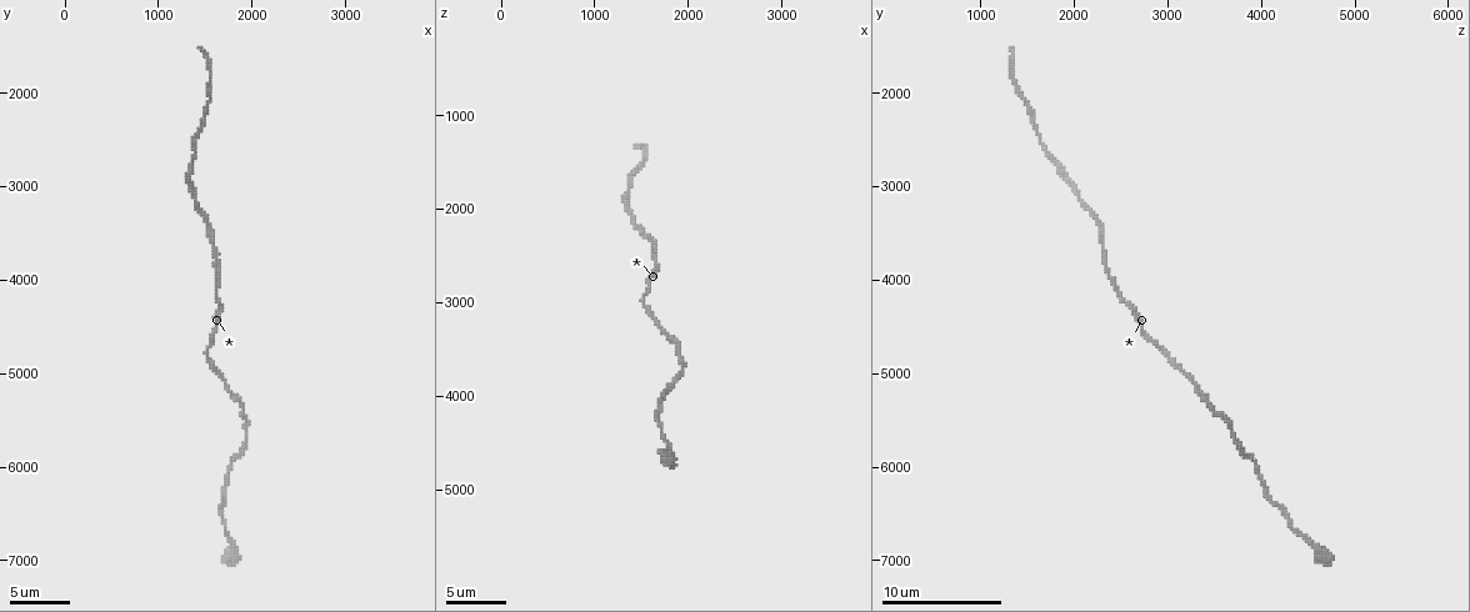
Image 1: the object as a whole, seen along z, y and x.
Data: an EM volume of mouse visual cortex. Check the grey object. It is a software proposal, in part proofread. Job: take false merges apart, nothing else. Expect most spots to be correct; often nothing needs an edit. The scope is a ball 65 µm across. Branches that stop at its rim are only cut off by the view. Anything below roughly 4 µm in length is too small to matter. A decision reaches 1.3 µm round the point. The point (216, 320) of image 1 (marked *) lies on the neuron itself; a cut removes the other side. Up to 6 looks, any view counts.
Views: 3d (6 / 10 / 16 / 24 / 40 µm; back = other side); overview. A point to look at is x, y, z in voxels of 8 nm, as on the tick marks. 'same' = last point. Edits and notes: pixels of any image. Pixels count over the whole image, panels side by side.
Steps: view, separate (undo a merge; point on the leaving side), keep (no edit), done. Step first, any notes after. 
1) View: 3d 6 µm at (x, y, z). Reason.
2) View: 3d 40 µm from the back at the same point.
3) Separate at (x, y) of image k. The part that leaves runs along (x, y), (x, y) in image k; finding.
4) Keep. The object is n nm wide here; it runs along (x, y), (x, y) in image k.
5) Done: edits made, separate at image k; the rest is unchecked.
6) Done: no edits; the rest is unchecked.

View: 3d 6 µm at (1600, 3650, 2300). Calibre changes.

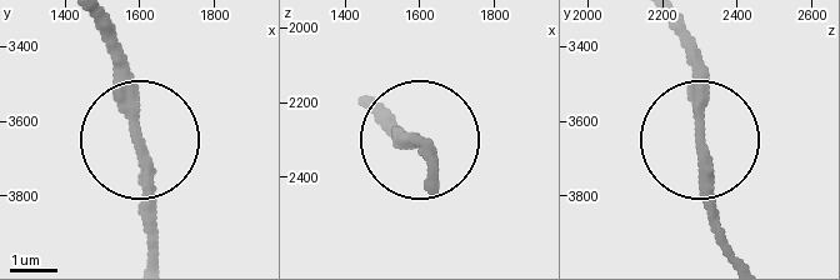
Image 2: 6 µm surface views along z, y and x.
Keep. The object is 240 nm wide here; it runs along (146, 250), (135, 84), (115, 40) in image 2; continuous, no second neuron.

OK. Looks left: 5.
View: 3d 10 µm at (1950, 5650, 3700). A narrow waist.

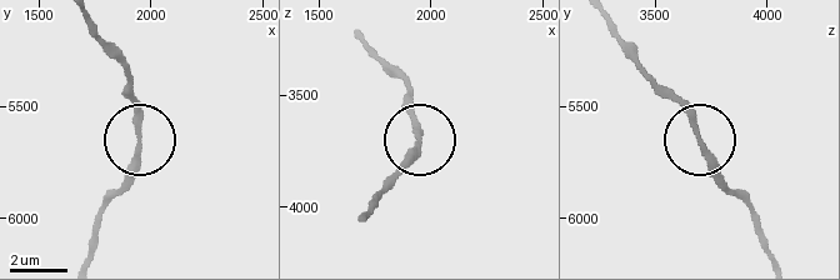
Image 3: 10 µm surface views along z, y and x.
Keep. The object is 210 nm wide here; it runs along (91, 24), (125, 74), (138, 116), (138, 166), (125, 193) in image 3; one neuron here.

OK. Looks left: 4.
View: 3d 10 µm at (1700, 6200, 4000). Narrows sharply.

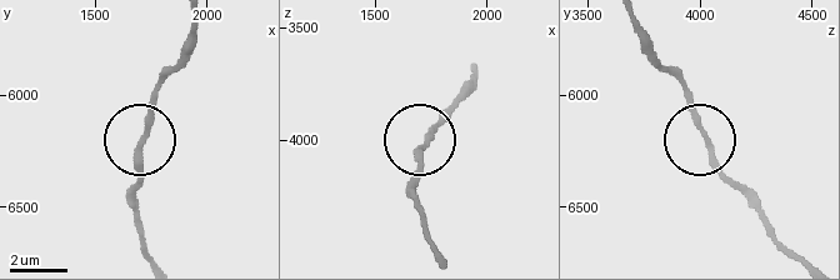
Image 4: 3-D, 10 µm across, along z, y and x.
Keep. It runs along (194, 23), (191, 51), (160, 86), (143, 136), (136, 214) in image 4; continuous, no second neuron.

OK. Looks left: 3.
Done: no edits; the rest is unchecked.

